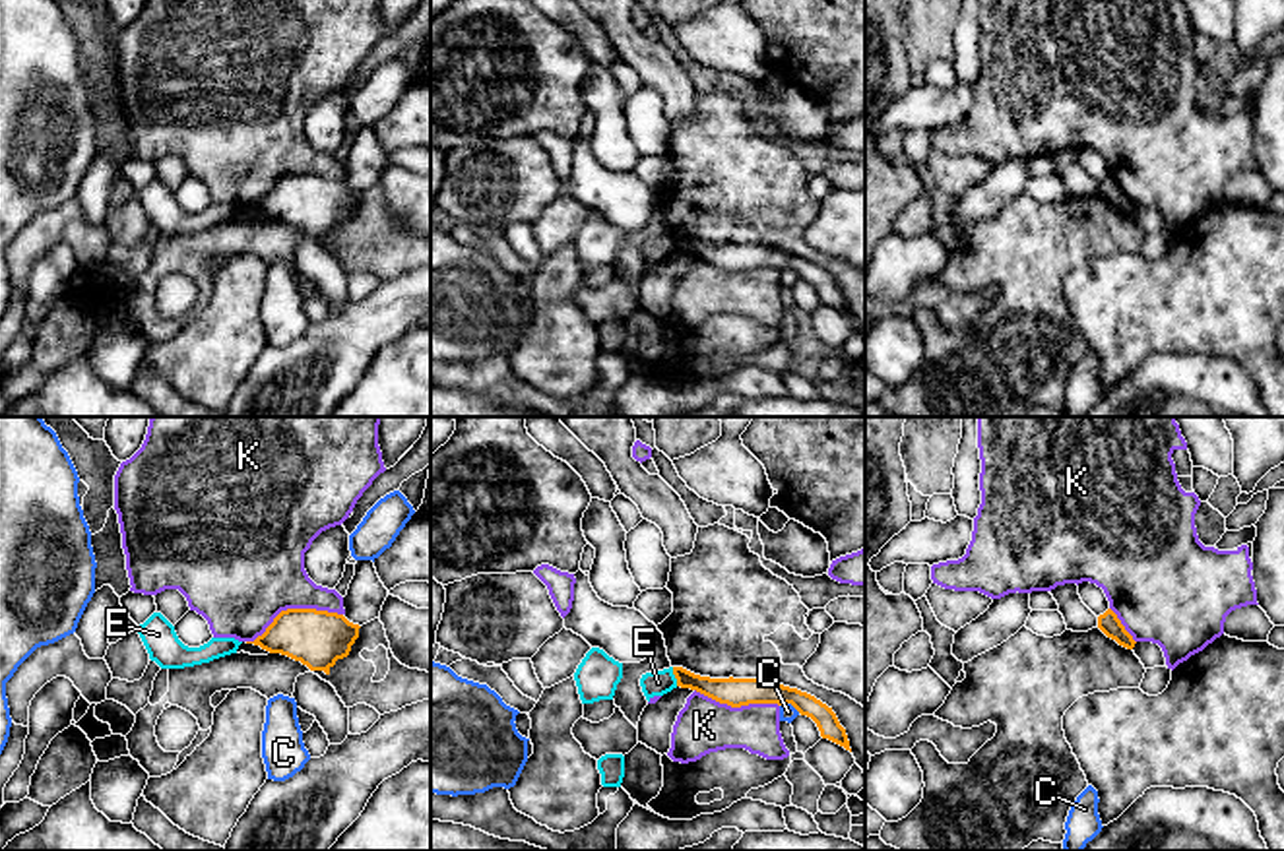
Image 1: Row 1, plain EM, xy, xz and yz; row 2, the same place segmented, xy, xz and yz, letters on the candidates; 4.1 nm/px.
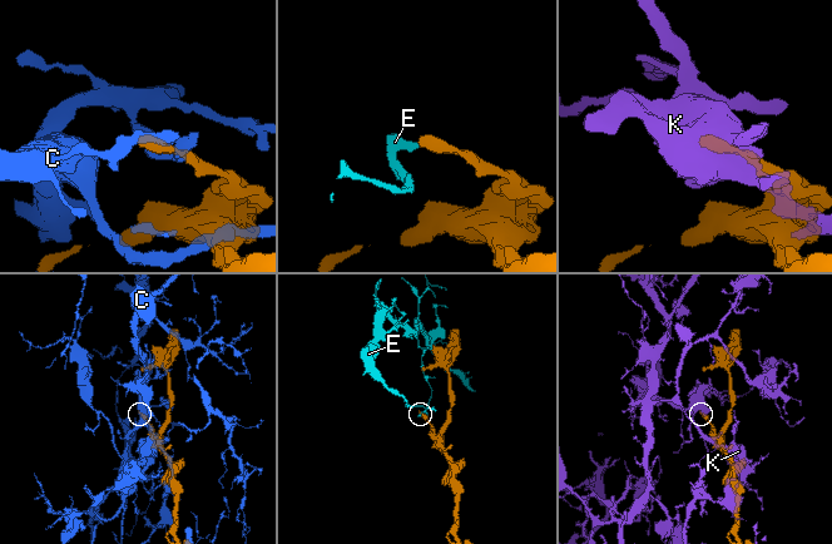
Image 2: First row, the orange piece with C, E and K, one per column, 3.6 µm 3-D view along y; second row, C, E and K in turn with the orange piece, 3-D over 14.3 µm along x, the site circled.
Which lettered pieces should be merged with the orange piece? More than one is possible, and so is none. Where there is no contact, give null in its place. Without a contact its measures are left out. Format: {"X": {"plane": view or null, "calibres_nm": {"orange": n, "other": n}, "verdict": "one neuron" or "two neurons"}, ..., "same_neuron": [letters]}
{"C": {"plane": "xz", "calibres_nm": {"orange": 120, "other": 70}, "verdict": "two neurons"}, "E": {"plane": "xz", "calibres_nm": {"orange": 120, "other": 110}, "verdict": "two neurons"}, "K": {"plane": "xy", "calibres_nm": {"orange": 240, "other": 440}, "verdict": "two neurons"}, "same_neuron": []}

